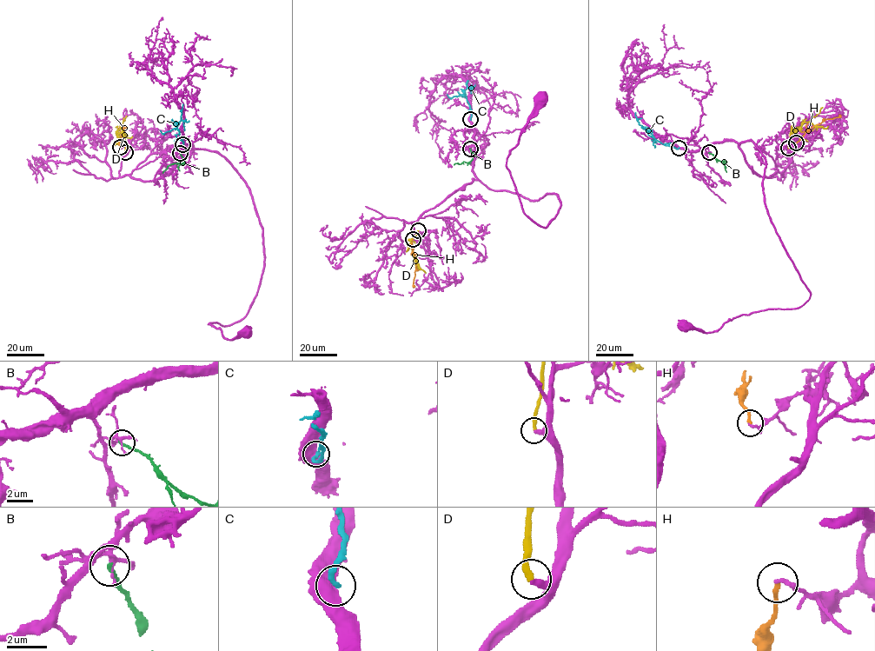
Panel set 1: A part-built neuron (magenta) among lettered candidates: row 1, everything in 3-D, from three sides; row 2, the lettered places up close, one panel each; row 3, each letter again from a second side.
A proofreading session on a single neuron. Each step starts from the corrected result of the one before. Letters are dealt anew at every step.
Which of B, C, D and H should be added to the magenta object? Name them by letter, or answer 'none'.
D

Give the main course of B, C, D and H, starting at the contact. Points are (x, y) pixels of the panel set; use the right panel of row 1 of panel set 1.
B: (709, 152), (724, 161), (726, 172)
C: (679, 148), (658, 141), (639, 123), (635, 112)
D: (788, 148), (792, 129), (811, 122), (817, 127), (825, 129), (828, 126)
H: (796, 143), (811, 127), (839, 114)

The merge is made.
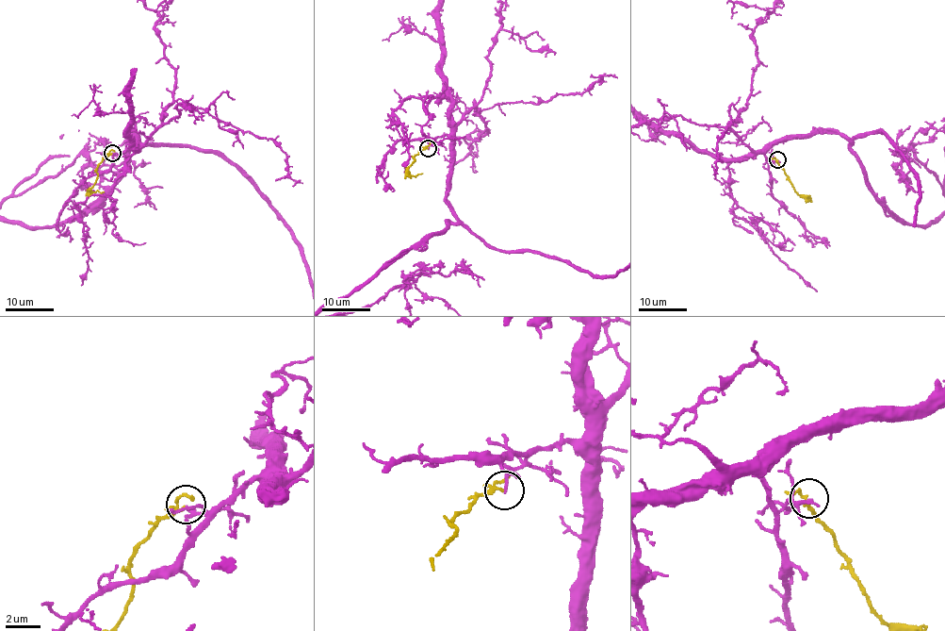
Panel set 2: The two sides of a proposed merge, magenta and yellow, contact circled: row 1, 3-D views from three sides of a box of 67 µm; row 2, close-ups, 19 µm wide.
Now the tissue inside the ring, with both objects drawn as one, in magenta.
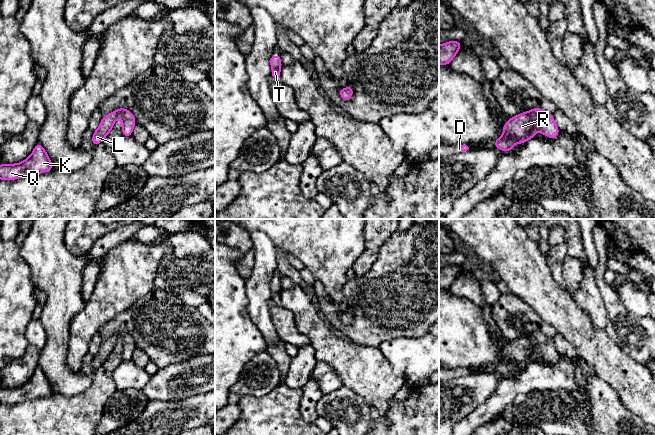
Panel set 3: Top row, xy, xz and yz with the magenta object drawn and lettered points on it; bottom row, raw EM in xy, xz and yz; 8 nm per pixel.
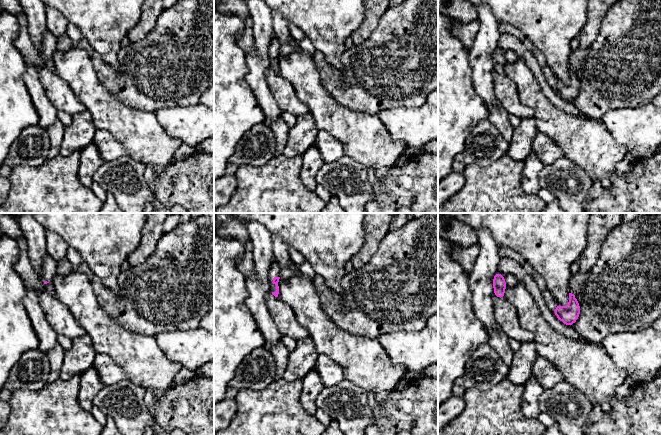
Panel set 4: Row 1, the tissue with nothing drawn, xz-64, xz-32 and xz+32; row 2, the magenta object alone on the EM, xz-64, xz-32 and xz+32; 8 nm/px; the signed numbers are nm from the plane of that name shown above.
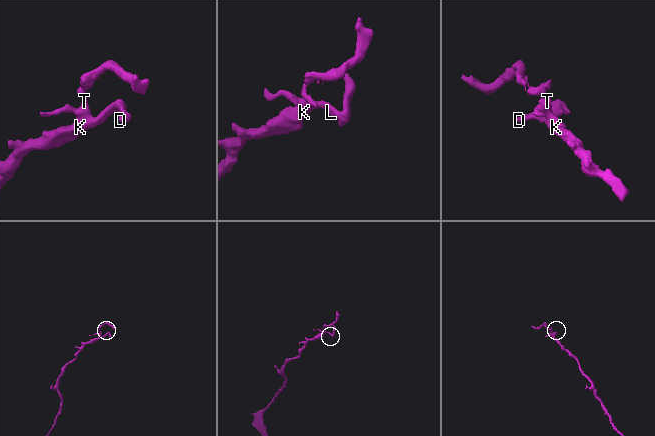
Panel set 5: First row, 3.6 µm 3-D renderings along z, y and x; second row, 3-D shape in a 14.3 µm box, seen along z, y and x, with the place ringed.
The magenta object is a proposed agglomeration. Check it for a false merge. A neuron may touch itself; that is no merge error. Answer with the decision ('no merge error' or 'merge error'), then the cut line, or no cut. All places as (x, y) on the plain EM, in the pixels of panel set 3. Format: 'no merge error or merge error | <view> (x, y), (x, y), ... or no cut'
no merge error | no cut

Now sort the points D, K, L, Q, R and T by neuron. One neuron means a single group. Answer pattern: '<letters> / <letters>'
D K L Q R T

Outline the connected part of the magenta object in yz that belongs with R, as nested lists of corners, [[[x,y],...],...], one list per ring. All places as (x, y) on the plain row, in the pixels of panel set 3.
[[[536,331],[509,342],[503,350],[503,359],[493,369],[503,376],[509,376],[515,368],[525,367],[535,361],[537,354],[552,364],[560,356],[553,339]]]

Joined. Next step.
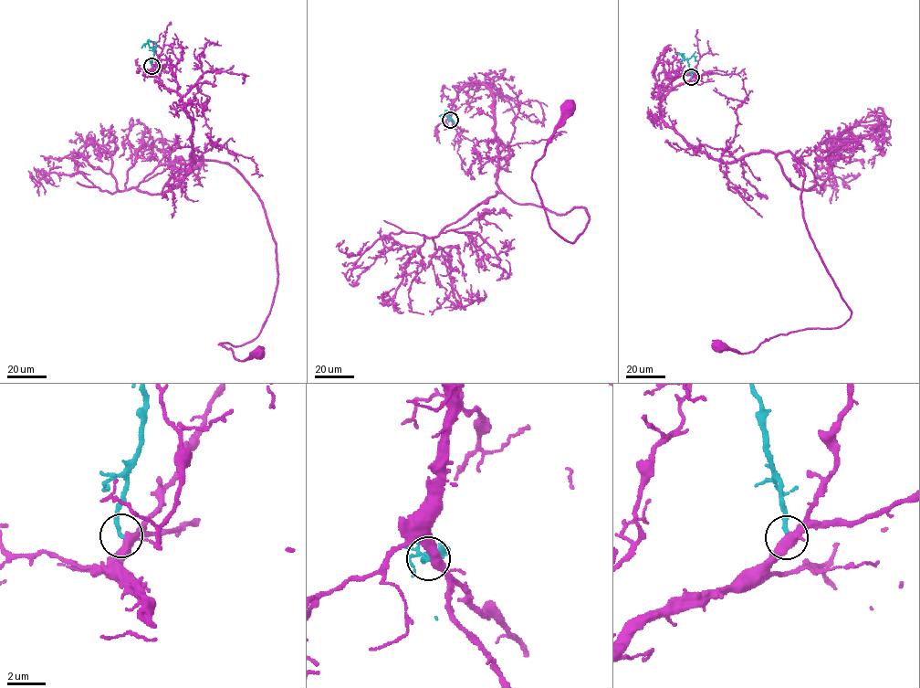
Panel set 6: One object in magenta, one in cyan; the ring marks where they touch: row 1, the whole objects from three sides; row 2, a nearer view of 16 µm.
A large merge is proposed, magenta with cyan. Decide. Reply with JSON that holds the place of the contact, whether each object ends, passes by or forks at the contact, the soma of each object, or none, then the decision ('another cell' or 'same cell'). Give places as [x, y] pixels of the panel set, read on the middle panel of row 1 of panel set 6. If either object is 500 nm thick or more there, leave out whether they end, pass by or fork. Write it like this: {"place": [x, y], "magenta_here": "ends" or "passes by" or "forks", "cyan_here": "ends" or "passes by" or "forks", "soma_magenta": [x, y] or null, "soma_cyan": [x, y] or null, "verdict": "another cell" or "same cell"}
{"place": [450, 120], "magenta_here": "passes by", "cyan_here": "ends", "soma_magenta": [569, 105], "soma_cyan": null, "verdict": "same cell"}

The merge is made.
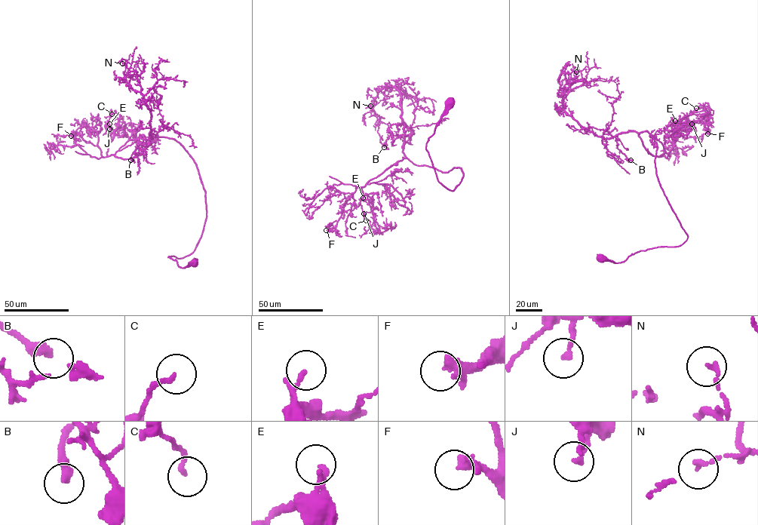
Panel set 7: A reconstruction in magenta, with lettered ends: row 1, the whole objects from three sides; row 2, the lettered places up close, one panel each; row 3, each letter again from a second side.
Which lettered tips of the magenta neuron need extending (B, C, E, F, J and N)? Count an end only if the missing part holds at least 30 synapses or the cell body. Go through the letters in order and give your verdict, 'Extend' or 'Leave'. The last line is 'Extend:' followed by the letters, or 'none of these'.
B: Extend
C: Leave
E: Leave
F: Extend
J: Leave
N: Leave
Extend: B, F

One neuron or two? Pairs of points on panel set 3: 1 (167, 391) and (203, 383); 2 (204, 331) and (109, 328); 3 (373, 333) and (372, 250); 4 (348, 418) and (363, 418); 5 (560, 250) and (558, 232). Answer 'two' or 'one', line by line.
1: one
2: one
3: two
4: one
5: two

